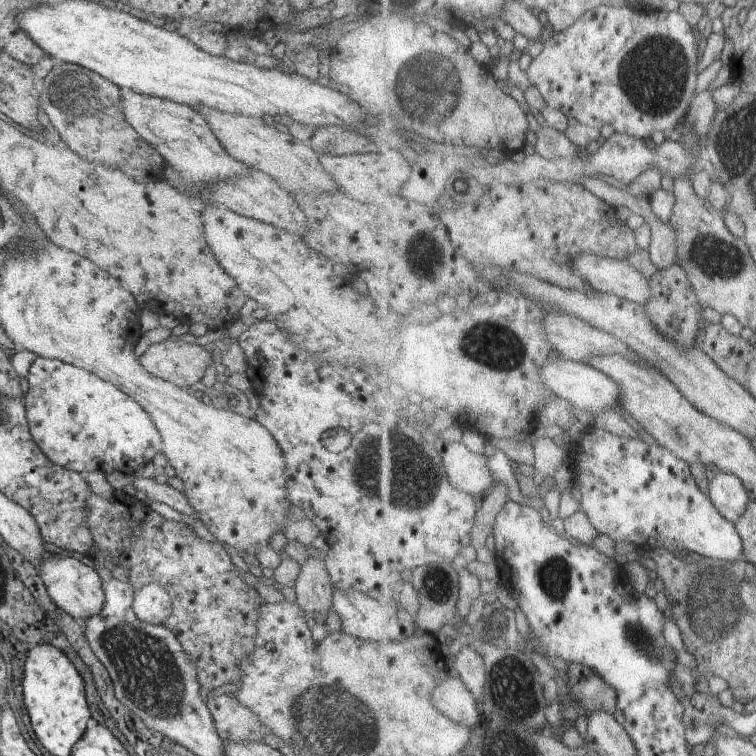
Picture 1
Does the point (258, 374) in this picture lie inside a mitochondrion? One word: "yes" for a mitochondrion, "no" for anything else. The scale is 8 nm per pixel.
no

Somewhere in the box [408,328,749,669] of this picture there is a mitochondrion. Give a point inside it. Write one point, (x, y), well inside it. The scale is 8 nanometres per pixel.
(708, 620)

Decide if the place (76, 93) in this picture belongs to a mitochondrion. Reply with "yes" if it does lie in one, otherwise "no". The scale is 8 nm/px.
yes

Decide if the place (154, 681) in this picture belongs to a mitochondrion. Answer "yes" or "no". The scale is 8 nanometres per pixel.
yes

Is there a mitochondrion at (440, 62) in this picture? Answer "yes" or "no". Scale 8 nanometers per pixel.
yes

